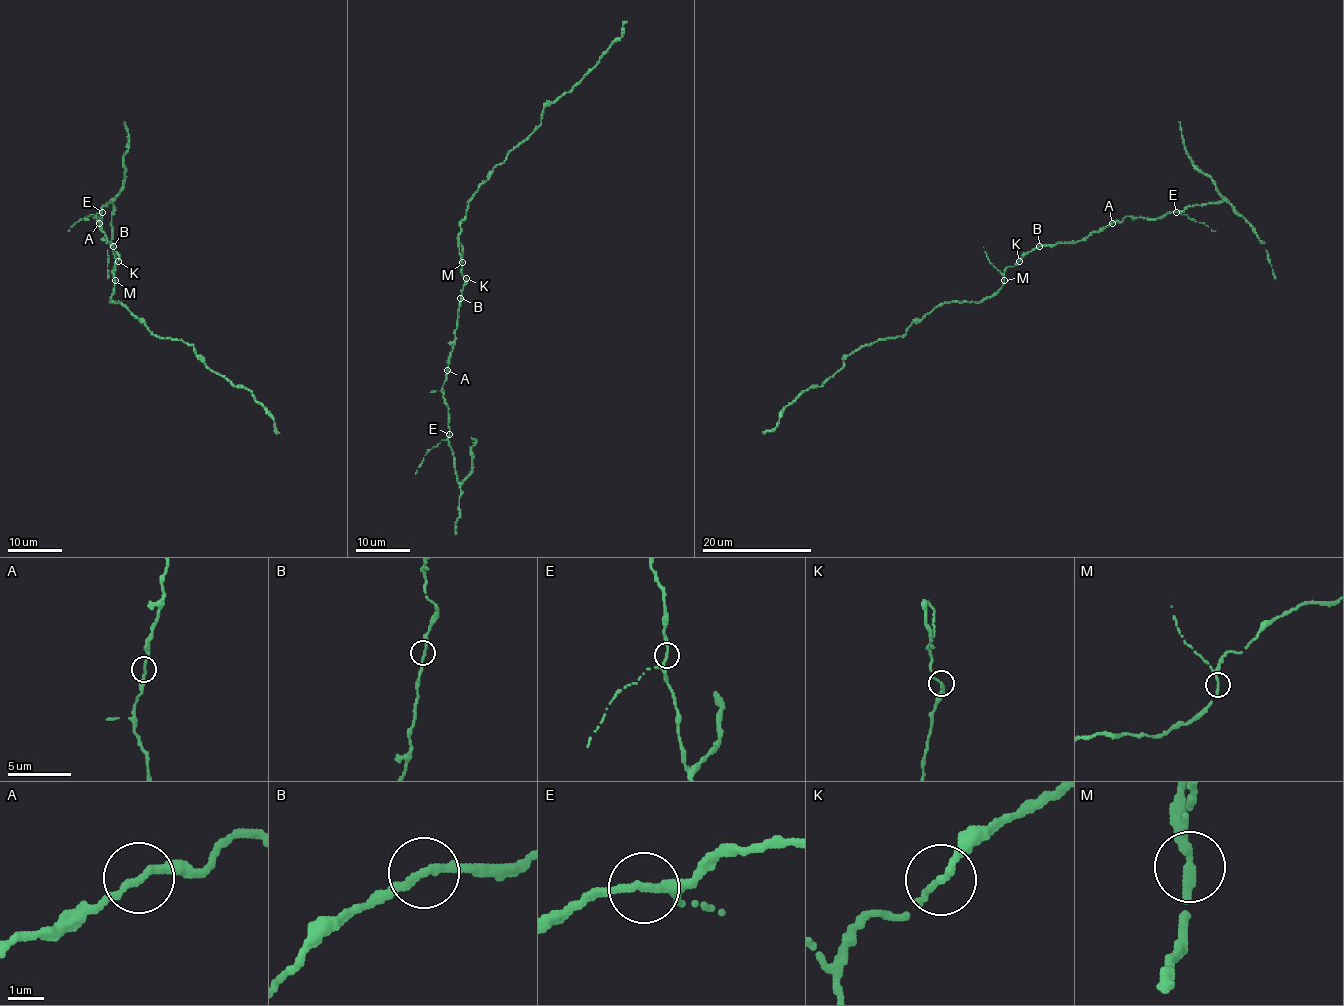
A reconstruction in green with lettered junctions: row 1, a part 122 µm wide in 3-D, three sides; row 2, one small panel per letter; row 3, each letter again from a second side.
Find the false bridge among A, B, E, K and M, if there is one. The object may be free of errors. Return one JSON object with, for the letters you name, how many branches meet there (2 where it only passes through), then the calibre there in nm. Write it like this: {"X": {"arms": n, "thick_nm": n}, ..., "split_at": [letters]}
{"split_at": []}

